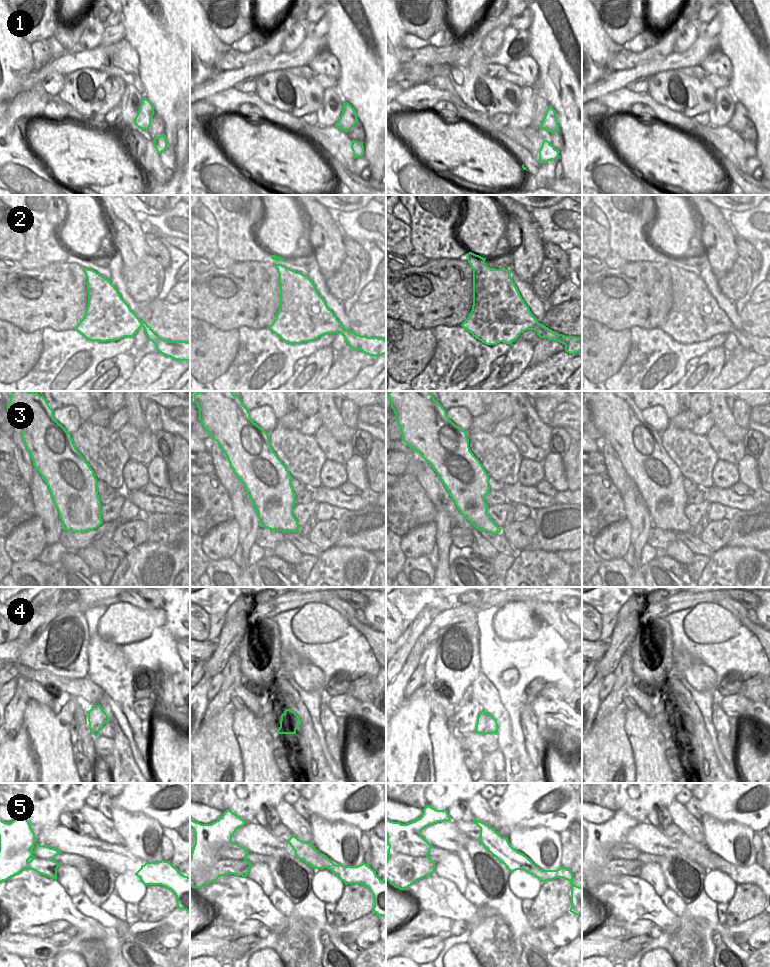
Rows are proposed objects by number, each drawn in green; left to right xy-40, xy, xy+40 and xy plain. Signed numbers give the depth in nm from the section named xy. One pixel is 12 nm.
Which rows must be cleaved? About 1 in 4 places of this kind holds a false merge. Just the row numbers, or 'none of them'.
4, 5

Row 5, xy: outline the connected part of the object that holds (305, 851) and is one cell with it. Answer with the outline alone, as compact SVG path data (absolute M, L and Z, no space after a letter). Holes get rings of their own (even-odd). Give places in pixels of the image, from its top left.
M291 835L287 841L295 851L295 856L298 859L304 861L314 869L324 869L324 859L319 857L319 851L314 847L312 842L304 842L294 835Z

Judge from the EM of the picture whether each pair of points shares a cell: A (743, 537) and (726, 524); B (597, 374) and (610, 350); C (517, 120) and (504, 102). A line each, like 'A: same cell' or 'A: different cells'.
A: different cells
B: same cell
C: different cells

